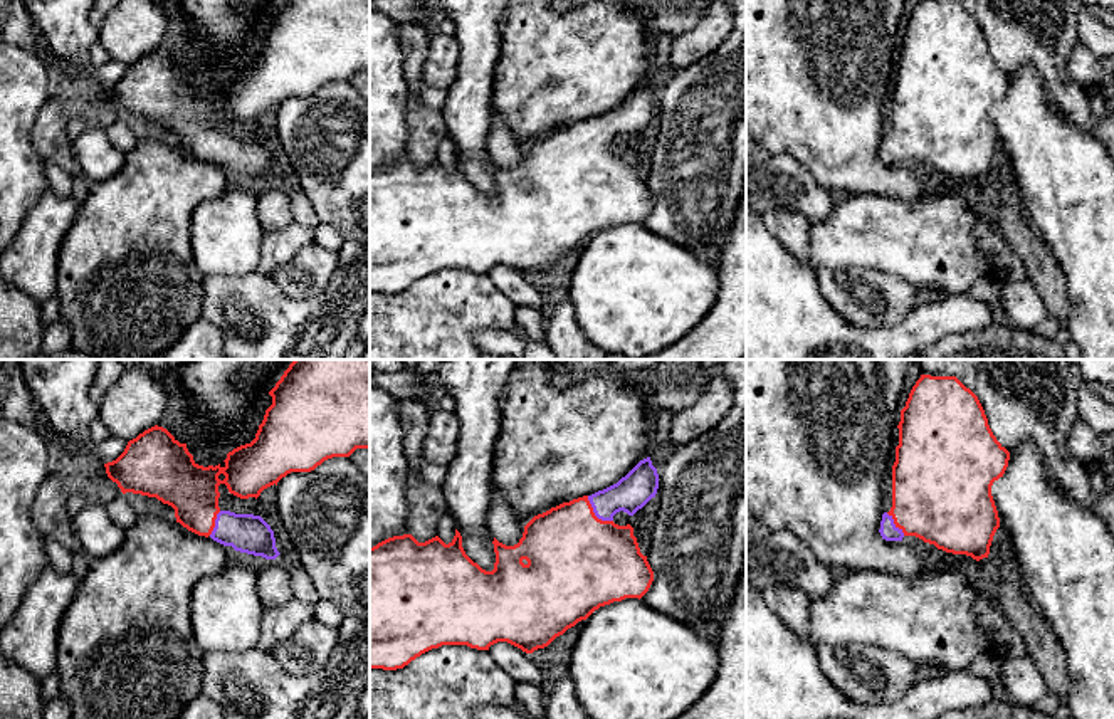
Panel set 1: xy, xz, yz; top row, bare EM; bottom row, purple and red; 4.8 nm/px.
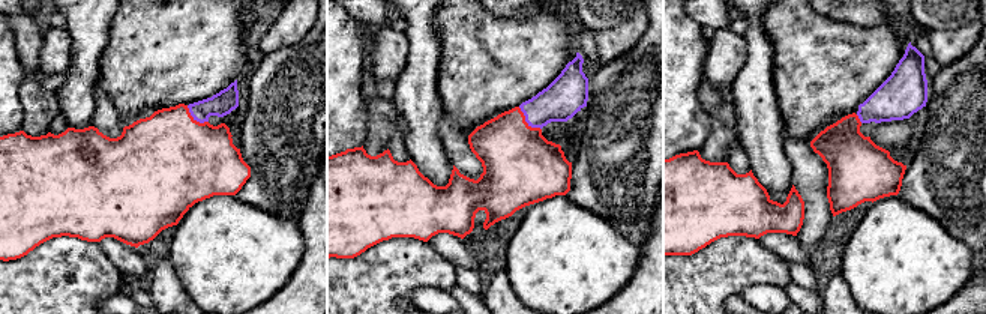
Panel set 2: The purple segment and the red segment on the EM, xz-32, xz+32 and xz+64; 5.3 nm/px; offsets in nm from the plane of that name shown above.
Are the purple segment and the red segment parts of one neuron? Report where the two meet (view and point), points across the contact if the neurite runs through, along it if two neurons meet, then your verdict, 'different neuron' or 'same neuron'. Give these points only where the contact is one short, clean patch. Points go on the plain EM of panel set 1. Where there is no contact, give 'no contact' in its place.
meets purple in xz at (595, 138); runs through xz (639, 110), (609, 125), (595, 138), (578, 162), (577, 187); same neuron

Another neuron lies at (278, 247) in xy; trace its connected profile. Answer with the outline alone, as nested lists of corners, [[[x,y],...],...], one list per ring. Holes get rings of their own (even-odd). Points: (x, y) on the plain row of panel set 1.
[[[292,222],[281,230],[264,232],[257,272],[272,279],[276,269],[289,264],[302,247],[313,242],[314,228],[297,222]]]

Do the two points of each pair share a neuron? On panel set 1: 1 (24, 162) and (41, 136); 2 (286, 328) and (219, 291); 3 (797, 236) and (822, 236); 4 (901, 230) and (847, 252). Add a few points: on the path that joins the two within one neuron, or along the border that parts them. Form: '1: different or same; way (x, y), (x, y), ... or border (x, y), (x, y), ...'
1: different; border (39, 110), (31, 131), (31, 145), (42, 160)
2: same; way (269, 321), (251, 303), (236, 303)
3: different; border (812, 224), (810, 259), (807, 262)
4: same; way (888, 234), (866, 234), (861, 239)

